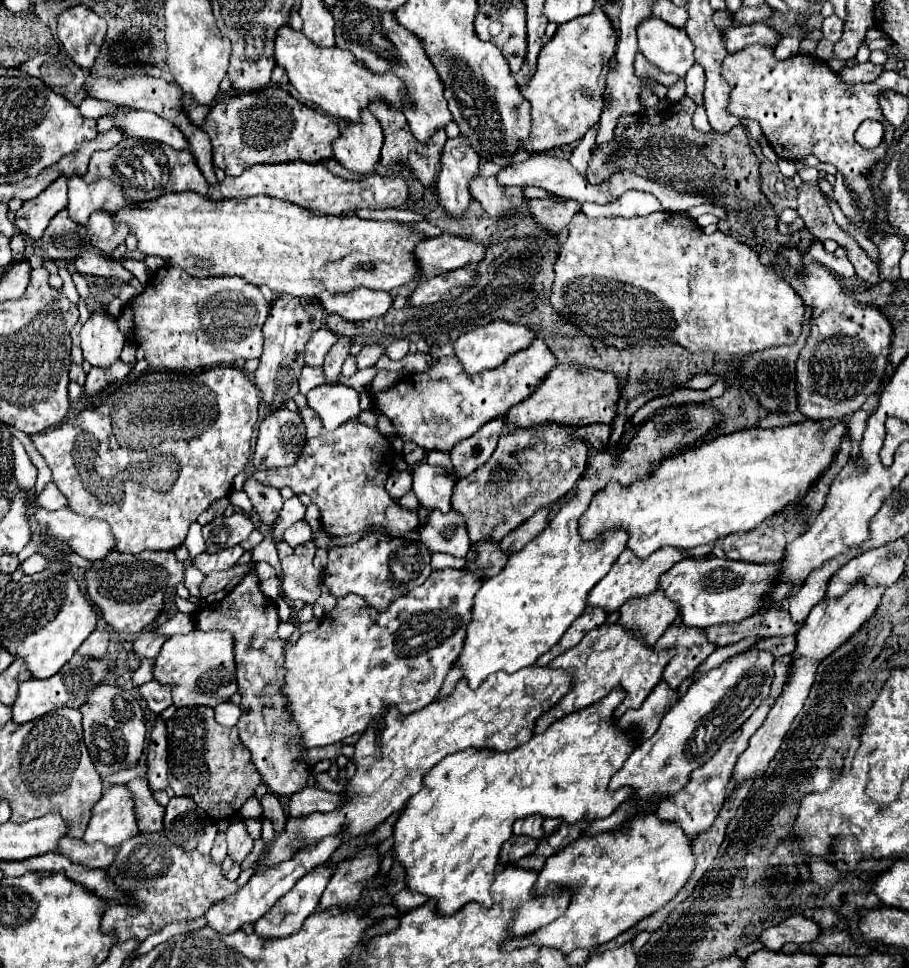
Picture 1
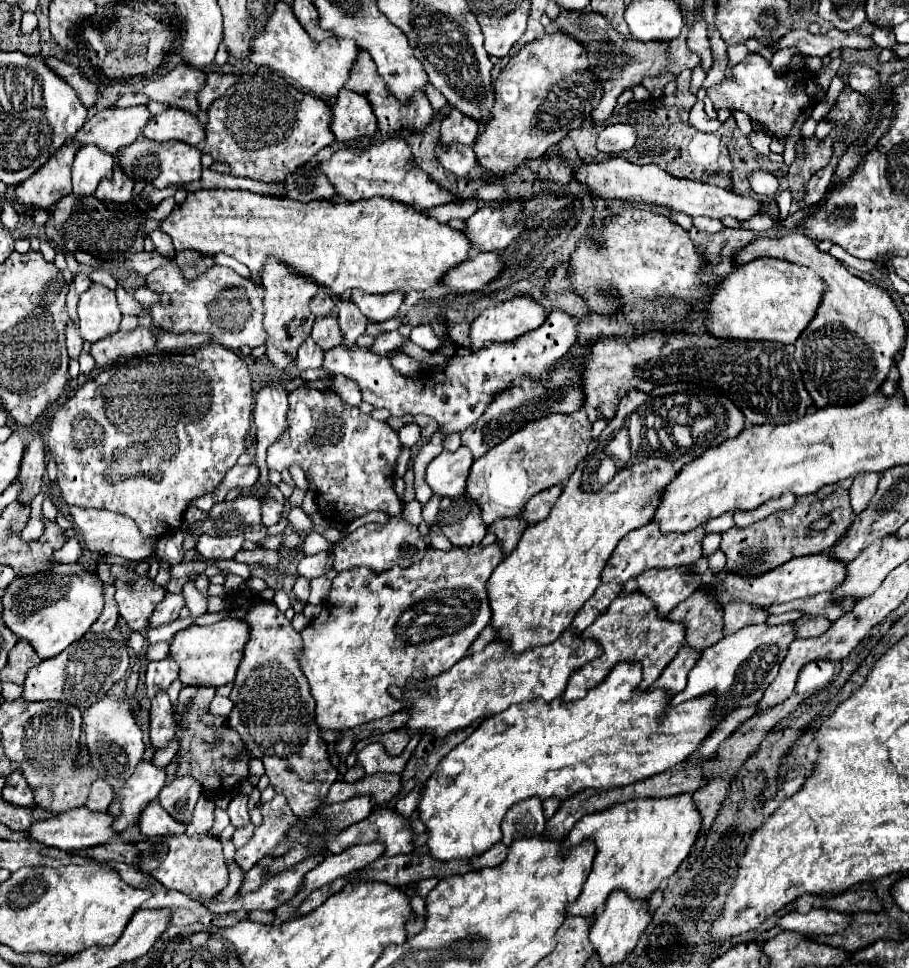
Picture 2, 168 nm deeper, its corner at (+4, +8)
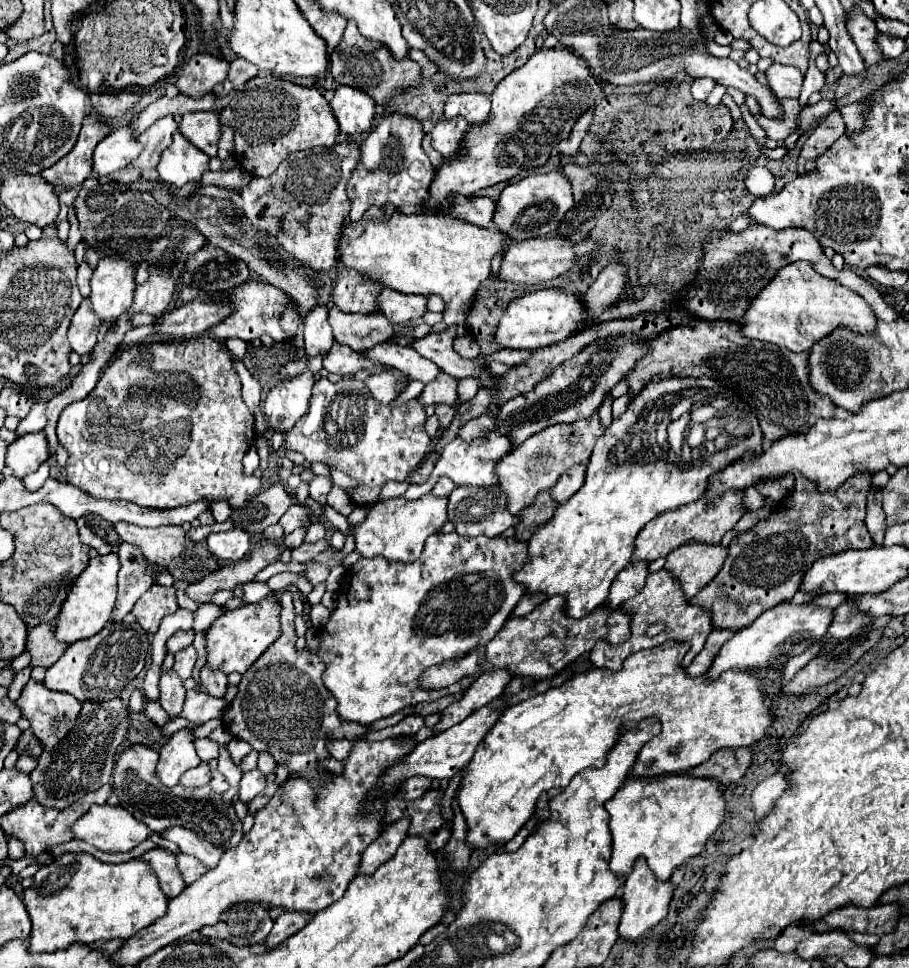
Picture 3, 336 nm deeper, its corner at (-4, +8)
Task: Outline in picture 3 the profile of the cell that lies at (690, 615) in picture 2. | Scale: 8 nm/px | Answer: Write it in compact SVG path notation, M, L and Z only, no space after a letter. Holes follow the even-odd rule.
M801 473L793 475L797 501L781 501L769 517L733 539L723 569L691 599L695 605L711 611L715 629L739 631L765 609L789 601L801 587L805 569L809 569L817 557L841 553L845 549L869 549L873 545L865 527L865 505L873 487L873 473L857 473L857 477L849 477L849 481L833 493L817 493Z

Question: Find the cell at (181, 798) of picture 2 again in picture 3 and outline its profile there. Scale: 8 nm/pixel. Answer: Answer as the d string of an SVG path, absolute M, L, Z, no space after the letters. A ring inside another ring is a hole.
M201 763L195 769L189 769L187 773L183 773L181 777L181 785L183 787L203 787L211 781L211 773L209 773L209 763Z

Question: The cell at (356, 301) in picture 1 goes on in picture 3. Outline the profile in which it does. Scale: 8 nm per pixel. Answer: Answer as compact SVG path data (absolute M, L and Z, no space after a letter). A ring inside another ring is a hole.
M383 289L377 297L379 311L393 323L409 323L415 317L427 313L427 297L423 295L405 295L395 289Z

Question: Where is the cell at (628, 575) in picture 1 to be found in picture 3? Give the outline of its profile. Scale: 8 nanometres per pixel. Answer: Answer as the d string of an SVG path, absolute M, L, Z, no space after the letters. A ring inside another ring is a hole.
M725 493L725 497L719 497L717 501L713 501L713 509L705 509L705 501L699 499L685 507L681 505L681 509L671 509L669 513L655 517L655 521L649 521L649 525L645 525L637 535L633 561L655 561L657 557L667 557L673 549L695 539L701 543L717 545L721 537L727 531L731 531L747 511L747 507L743 505L743 495L745 493Z

